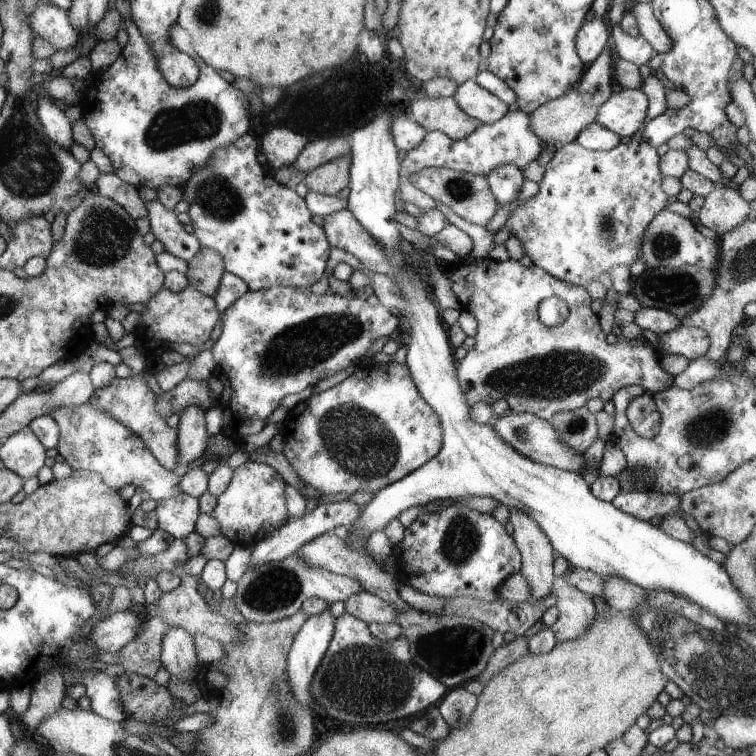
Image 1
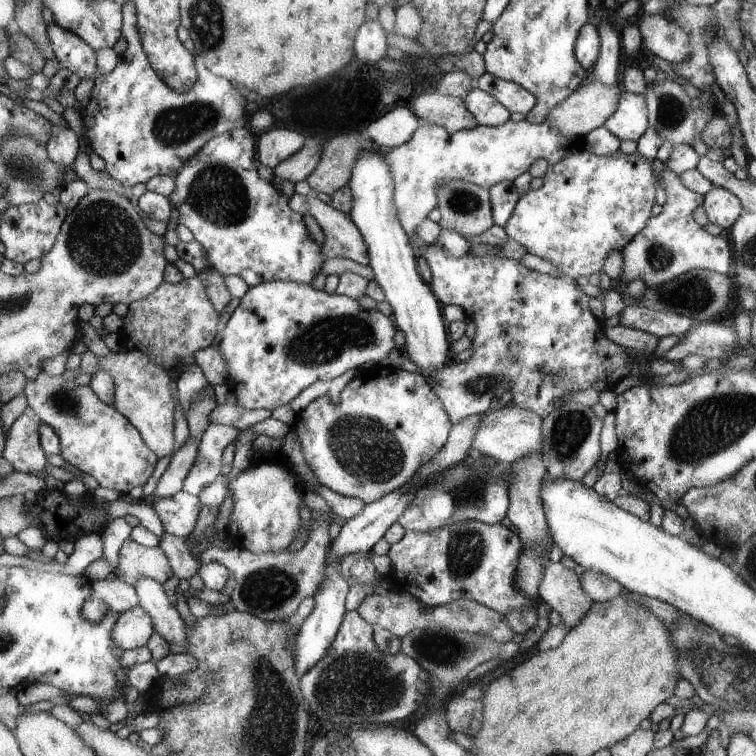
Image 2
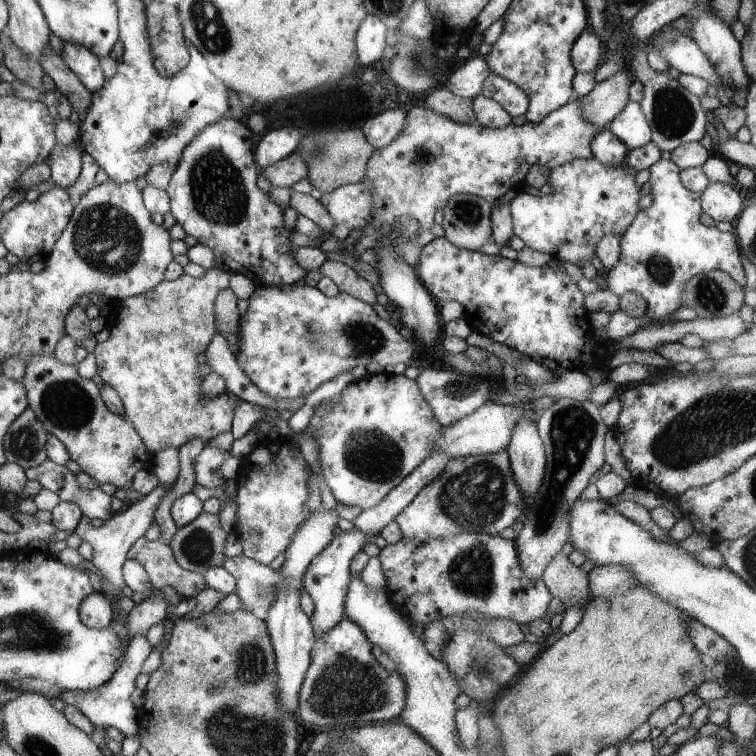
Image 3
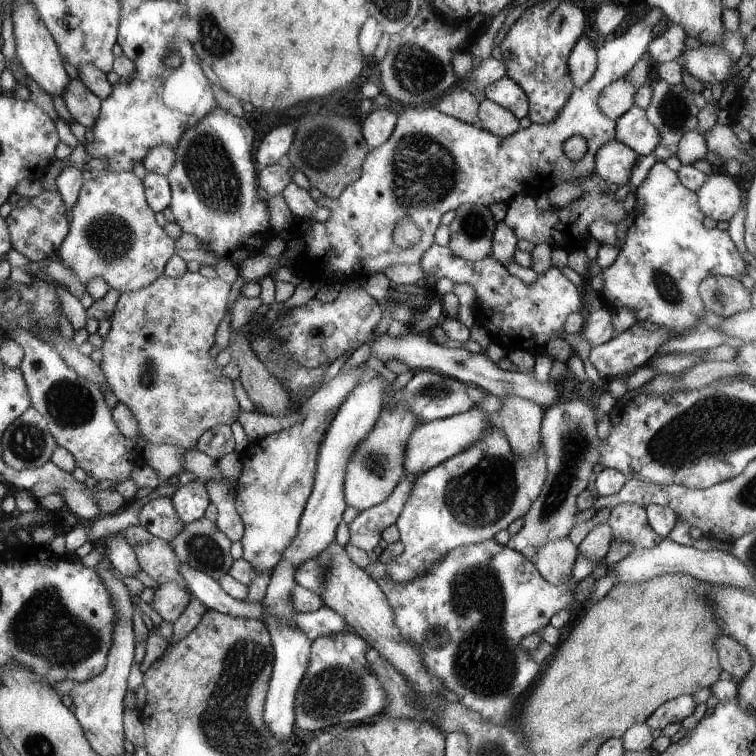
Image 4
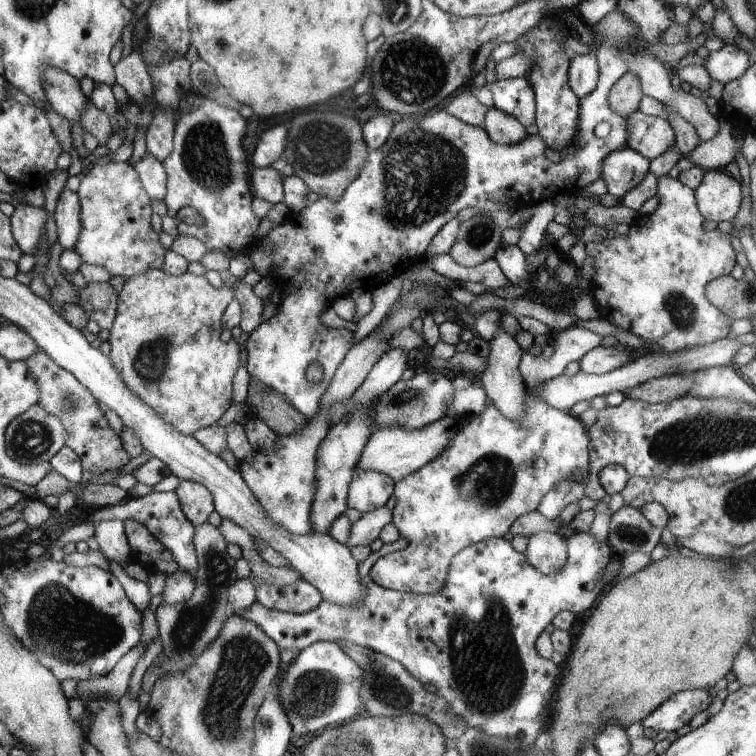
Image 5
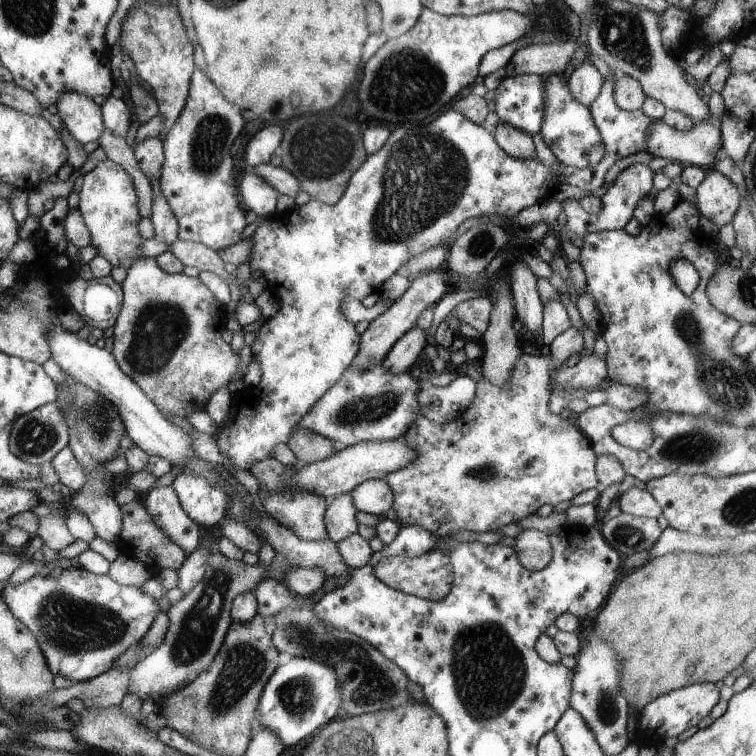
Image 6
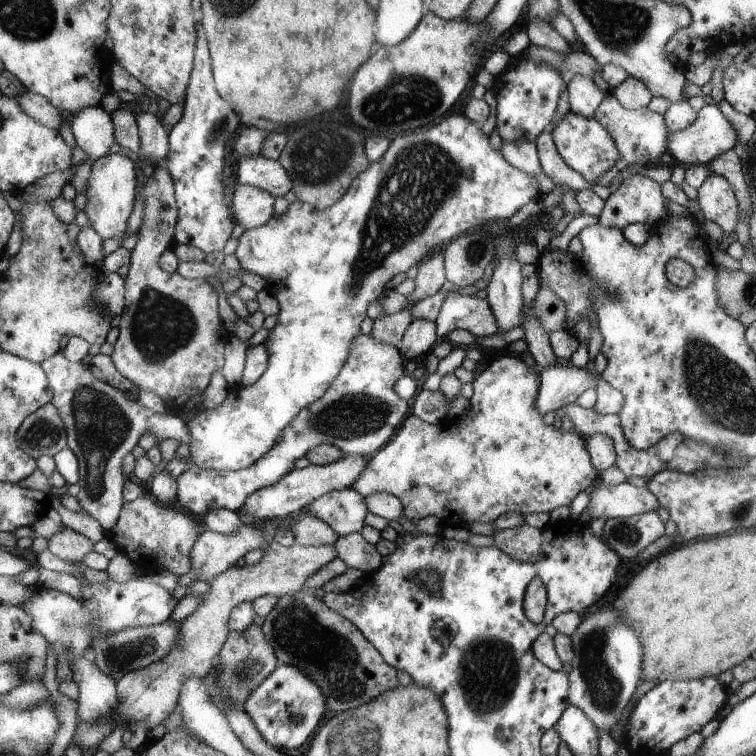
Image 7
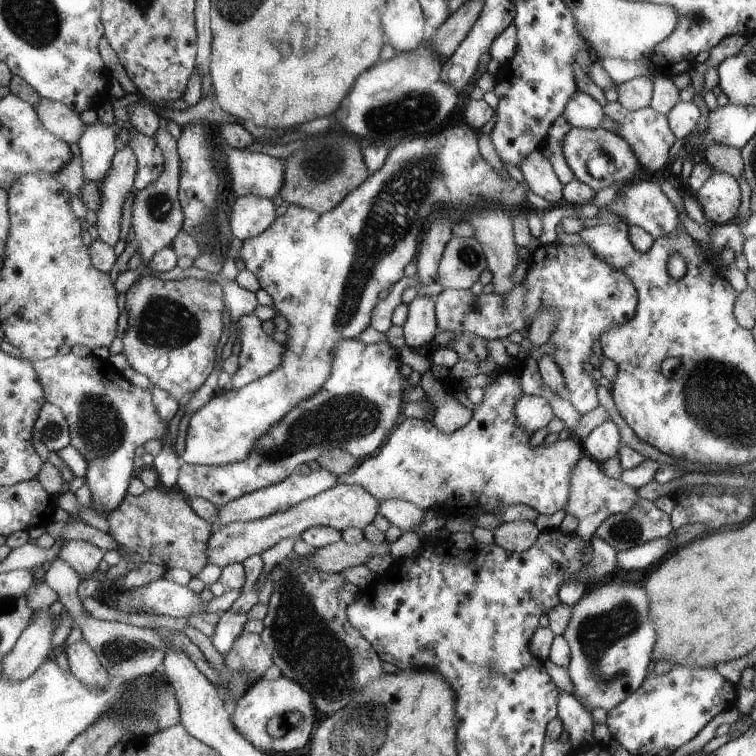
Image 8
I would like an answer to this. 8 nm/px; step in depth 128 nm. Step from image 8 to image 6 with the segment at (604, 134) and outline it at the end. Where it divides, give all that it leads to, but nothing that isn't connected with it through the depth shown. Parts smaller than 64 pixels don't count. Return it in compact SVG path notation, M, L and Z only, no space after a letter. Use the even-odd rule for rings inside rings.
M552 74L543 76L546 87L546 108L544 108L544 122L540 128L542 140L548 144L556 160L563 166L574 168L594 168L606 154L603 137L599 127L592 120L591 110L576 100L569 88L566 88L566 76L564 74Z

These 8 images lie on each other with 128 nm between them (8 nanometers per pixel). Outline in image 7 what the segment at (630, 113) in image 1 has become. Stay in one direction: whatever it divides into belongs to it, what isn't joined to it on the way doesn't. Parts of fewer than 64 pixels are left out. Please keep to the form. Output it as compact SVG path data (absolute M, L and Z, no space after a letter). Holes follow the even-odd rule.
M709 104L697 112L694 122L691 122L684 130L669 132L668 152L672 156L674 164L684 168L692 165L709 165L716 156L724 154L727 150L734 149L738 142L738 134L730 120L720 112L719 106Z

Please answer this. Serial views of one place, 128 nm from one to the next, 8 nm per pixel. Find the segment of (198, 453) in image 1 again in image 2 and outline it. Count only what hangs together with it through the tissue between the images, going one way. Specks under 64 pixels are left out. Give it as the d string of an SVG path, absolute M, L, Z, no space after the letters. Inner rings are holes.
M192 436L187 438L184 444L173 454L166 471L157 483L156 489L145 501L151 504L160 500L162 496L176 494L182 488L182 482L184 482L184 478L190 472L193 462L198 456L198 446L200 446L200 442L196 442Z

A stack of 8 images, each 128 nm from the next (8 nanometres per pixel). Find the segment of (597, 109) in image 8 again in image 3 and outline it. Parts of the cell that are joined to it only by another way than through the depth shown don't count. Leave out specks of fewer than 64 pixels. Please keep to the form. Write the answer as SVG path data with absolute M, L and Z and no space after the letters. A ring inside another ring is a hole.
M584 32L571 48L571 60L576 72L594 72L603 60L604 50L595 32Z

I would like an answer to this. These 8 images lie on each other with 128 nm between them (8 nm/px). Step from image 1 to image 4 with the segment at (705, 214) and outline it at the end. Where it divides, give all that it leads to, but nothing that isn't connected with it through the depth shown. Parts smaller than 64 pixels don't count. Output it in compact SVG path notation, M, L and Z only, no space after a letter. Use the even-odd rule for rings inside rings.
M723 169L715 170L696 192L703 213L716 222L728 222L742 208L742 188L738 186L734 176Z

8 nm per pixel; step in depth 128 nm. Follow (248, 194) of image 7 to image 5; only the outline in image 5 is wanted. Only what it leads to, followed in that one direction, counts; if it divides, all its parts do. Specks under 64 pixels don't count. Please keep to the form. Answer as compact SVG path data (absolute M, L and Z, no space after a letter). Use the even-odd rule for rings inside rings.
M274 165L270 167L255 167L252 169L252 195L262 198L270 204L284 202L284 175L281 169Z

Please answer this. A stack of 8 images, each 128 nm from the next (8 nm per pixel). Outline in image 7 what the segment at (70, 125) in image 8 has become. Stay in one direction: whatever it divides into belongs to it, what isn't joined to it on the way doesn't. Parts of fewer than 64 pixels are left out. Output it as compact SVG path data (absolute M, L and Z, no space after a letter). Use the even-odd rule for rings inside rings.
M24 91L22 94L14 96L14 100L26 114L32 115L32 118L35 118L39 123L50 126L54 130L60 128L63 121L60 109L56 108L45 96Z

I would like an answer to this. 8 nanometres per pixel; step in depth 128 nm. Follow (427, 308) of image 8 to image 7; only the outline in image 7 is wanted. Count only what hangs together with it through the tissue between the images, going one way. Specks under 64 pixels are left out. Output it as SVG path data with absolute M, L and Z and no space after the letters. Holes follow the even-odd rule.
M414 319L406 329L397 347L400 356L412 361L422 354L428 355L432 350L432 346L438 340L436 332L436 322Z

